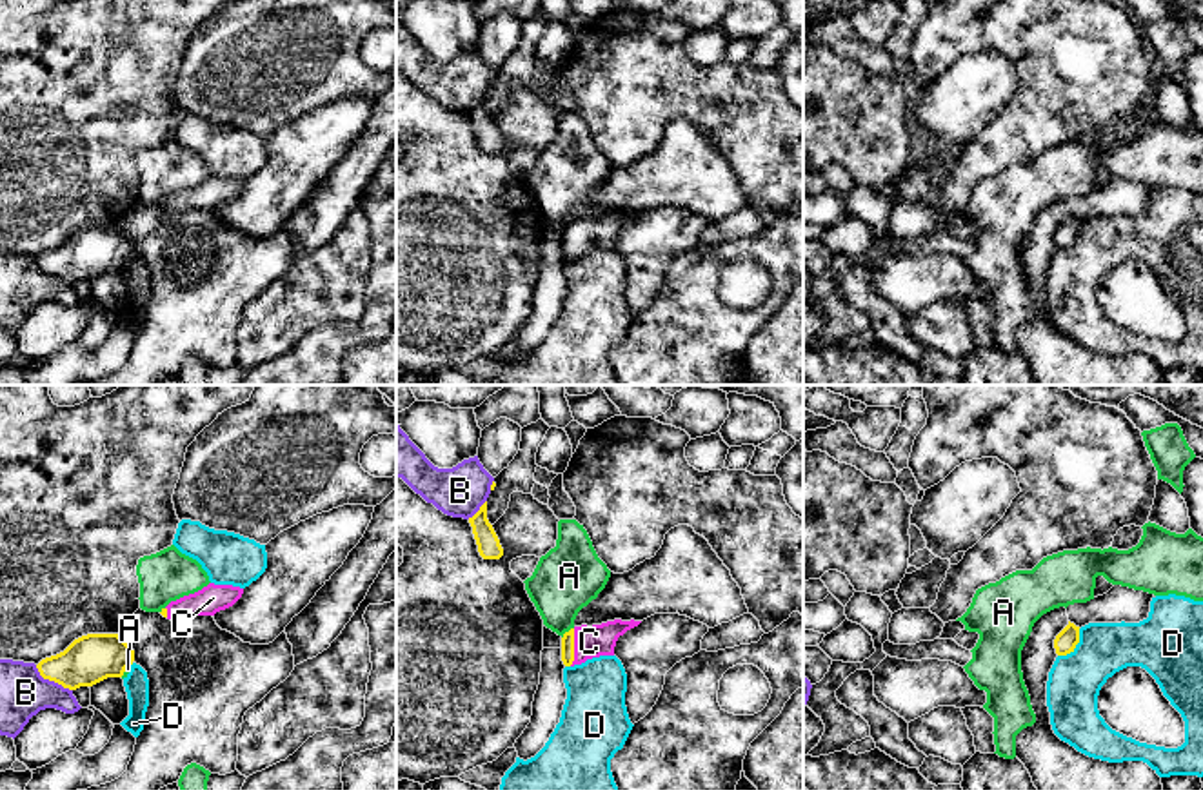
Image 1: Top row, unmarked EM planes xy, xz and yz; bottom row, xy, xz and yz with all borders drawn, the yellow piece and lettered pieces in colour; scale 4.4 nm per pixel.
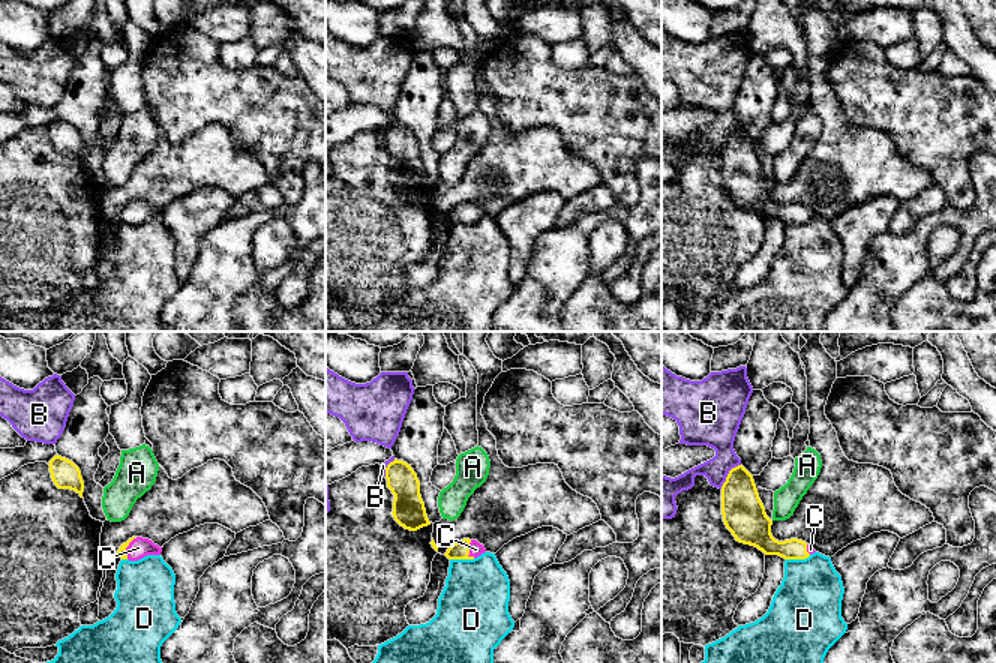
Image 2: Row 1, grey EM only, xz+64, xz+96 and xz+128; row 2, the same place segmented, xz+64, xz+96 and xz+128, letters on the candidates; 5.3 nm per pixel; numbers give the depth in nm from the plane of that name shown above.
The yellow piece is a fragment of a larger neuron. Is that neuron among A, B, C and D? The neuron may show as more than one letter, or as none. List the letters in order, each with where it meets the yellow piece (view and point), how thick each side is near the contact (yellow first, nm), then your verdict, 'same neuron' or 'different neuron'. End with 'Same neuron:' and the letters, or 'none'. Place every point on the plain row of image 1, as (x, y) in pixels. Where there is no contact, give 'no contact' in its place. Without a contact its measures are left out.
A: xz (566, 226) | 60/300 nm | different neuron
B: xy (51, 273) | 220/220 nm | different neuron
C: xz (573, 240) | 60/140 nm | same neuron
D: yz (1074, 240) | 100/240 nm | different neuron
Same neuron: C

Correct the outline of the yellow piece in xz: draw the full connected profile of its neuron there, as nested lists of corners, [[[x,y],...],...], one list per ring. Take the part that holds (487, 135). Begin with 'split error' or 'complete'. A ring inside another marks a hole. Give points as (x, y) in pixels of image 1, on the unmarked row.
complete | [[[487,94],[472,111],[469,111],[469,116],[472,120],[480,149],[483,153],[500,153],[503,149],[503,142],[492,118],[487,113]]]

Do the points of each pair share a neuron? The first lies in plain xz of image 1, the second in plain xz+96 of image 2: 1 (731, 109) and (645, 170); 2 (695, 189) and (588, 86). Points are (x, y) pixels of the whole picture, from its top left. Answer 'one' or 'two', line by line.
1: two
2: two

